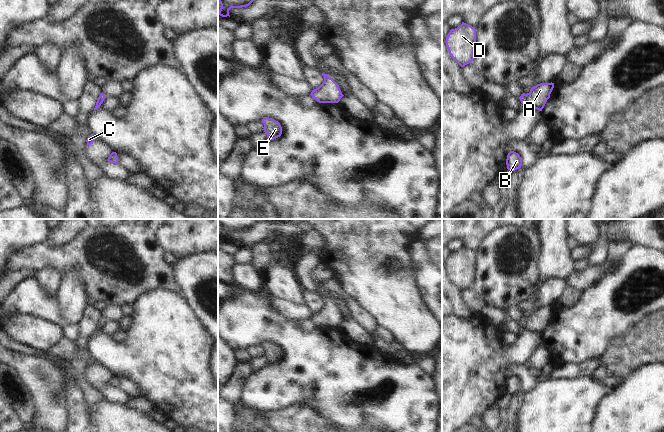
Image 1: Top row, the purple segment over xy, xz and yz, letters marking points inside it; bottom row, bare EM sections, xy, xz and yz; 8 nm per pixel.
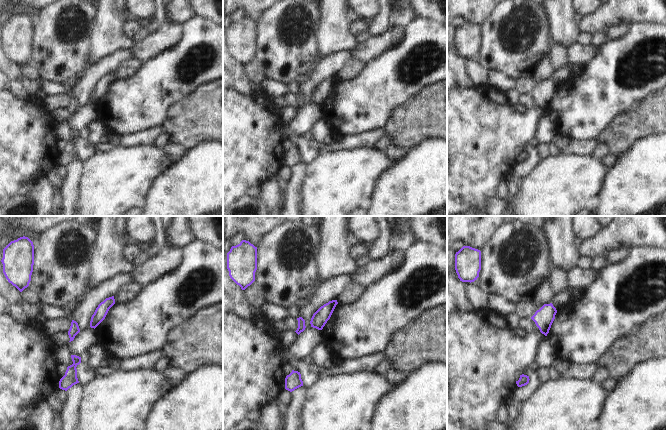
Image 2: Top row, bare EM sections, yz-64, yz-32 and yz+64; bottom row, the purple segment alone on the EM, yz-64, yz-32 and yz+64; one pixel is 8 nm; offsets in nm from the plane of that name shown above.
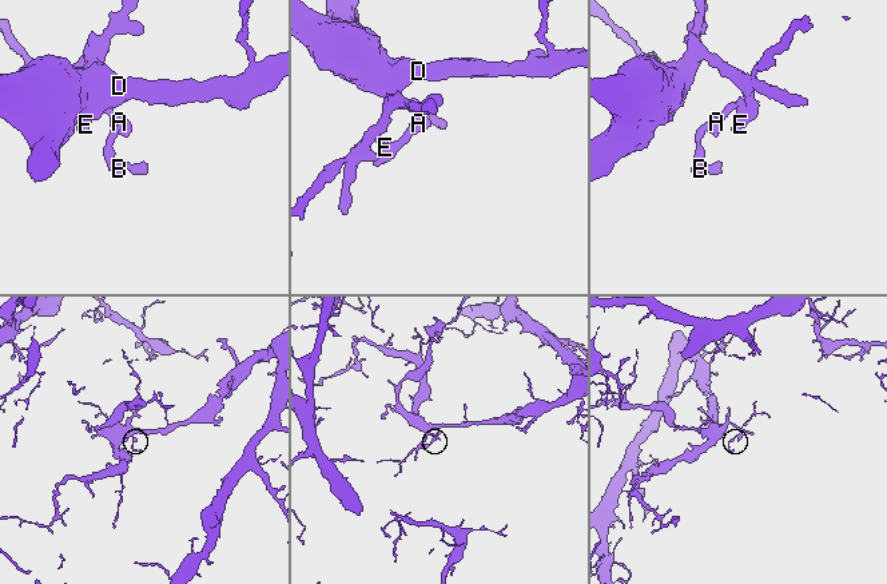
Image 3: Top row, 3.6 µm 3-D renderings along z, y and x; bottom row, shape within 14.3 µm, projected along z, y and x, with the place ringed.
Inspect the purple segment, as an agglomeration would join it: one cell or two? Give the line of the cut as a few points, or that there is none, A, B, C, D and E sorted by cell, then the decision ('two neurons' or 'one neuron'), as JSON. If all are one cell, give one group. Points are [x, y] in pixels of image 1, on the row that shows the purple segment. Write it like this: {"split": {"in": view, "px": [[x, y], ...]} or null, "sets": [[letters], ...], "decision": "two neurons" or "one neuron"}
{"split": null, "sets": [["A", "B", "C", "D", "E"]], "decision": "one neuron"}

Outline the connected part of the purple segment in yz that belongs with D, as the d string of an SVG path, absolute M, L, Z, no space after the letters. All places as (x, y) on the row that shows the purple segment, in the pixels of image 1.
M462 22L459 27L450 30L446 38L446 46L451 57L464 67L474 60L476 29Z

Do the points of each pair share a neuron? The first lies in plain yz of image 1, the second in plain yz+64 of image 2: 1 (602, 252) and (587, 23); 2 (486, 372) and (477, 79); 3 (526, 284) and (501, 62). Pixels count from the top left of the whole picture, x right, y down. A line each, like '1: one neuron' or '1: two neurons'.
1: two neurons
2: two neurons
3: one neuron

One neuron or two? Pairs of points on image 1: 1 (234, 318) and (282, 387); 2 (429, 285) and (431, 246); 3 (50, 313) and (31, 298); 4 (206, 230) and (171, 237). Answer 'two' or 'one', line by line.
1: one
2: two
3: one
4: one

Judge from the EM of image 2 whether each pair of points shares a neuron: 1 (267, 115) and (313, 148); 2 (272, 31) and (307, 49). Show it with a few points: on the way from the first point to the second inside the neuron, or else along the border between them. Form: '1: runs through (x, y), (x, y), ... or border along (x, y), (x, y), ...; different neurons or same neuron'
1: border along (283, 131), (287, 128), (292, 133), (303, 138); different neurons
2: runs through (278, 41), (288, 49), (297, 49); same neuron

